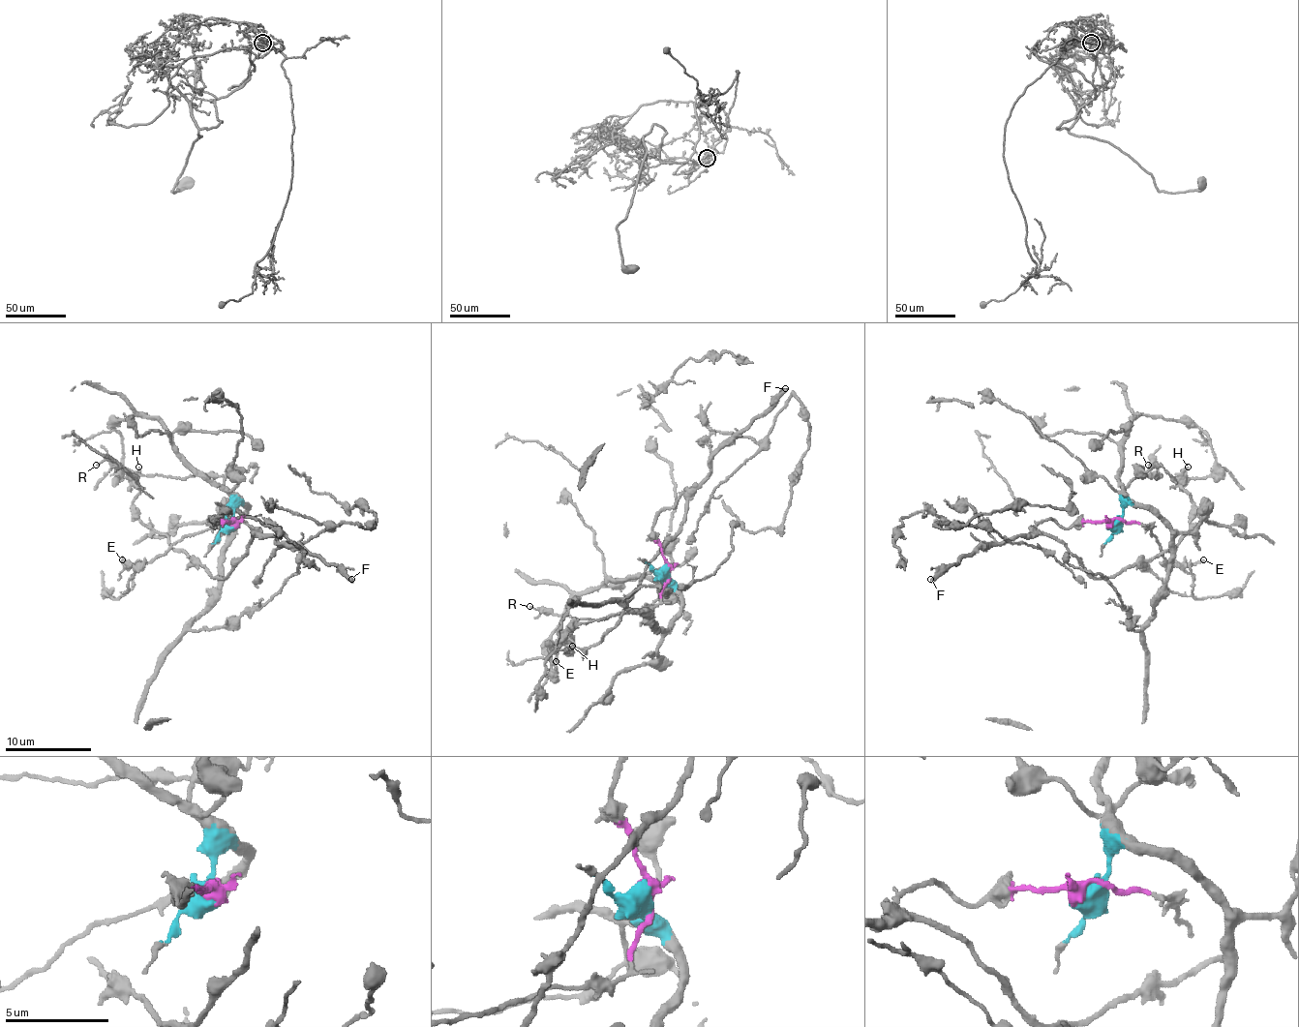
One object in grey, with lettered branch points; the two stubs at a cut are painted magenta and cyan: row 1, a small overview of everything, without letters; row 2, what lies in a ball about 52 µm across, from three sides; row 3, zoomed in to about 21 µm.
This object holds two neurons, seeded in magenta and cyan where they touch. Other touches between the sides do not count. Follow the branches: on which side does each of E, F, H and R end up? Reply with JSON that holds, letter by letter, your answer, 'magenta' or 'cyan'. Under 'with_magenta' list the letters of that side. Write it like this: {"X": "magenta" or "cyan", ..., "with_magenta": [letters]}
{"E": "magenta", "F": "magenta", "H": "magenta", "R": "cyan", "with_magenta": ["E", "F", "H"]}

